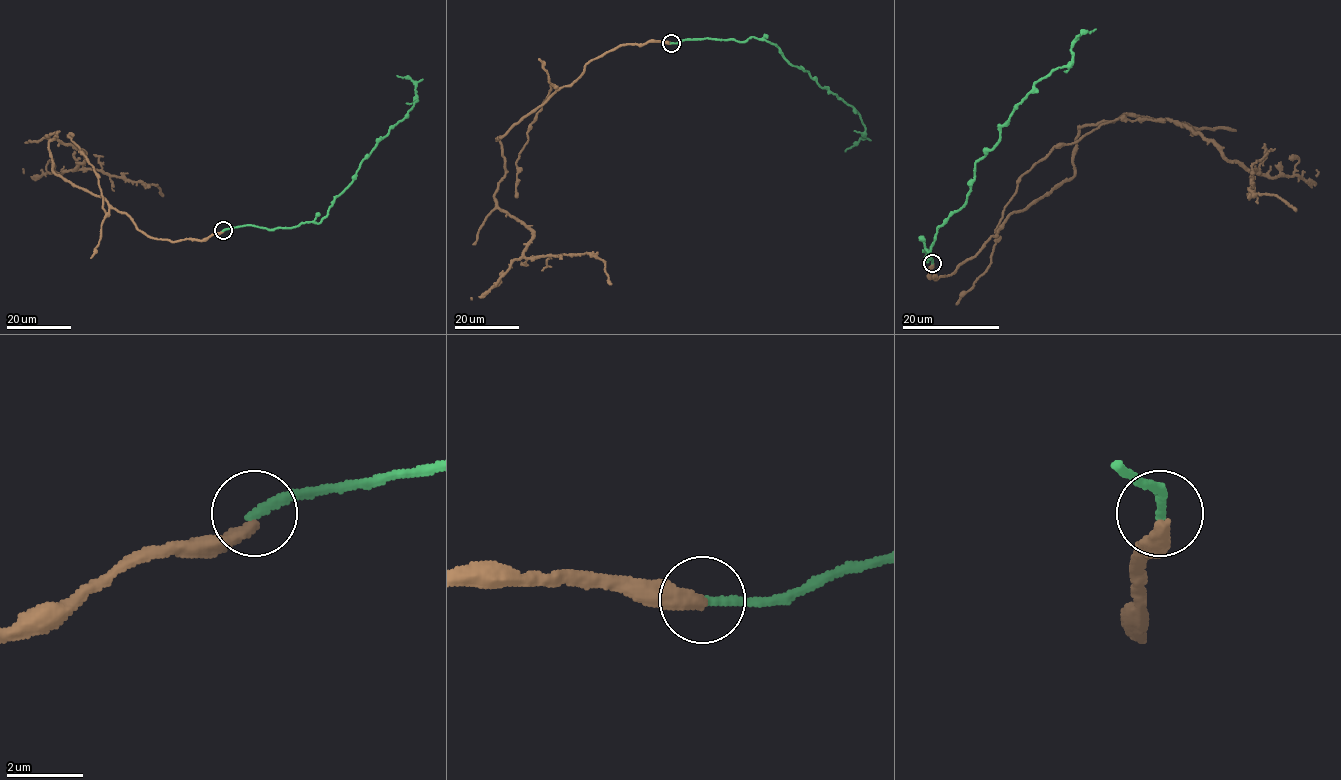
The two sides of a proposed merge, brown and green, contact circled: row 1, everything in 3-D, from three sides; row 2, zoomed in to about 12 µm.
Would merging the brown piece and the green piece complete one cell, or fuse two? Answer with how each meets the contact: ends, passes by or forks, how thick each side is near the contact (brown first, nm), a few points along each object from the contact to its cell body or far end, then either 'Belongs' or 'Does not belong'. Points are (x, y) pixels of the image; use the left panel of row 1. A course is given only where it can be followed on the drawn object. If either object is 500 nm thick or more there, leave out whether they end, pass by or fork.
At the ring brown ends. At the ring green ends. Thickness 360 nm (brown) against 260 nm. Course of brown: (222, 231), (146, 235), (54, 172), (57, 132), (46, 136), (84, 153), (76, 169), (163, 196). Course of green: (222, 230), (247, 224), (269, 229), (318, 223), (352, 181), (360, 164), (417, 100), (415, 84), (397, 75). Does not belong

